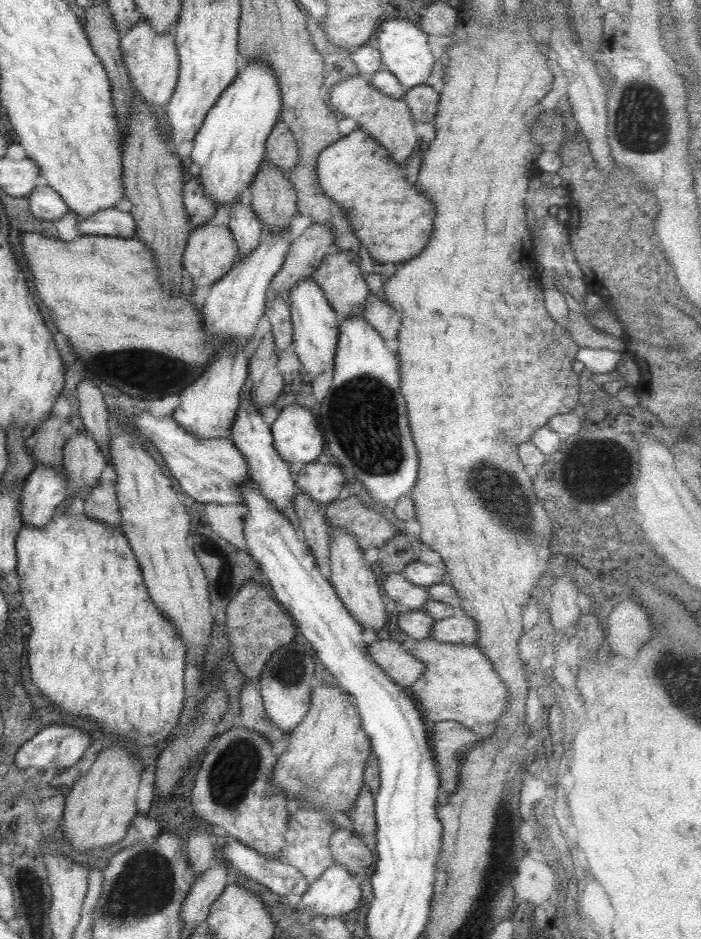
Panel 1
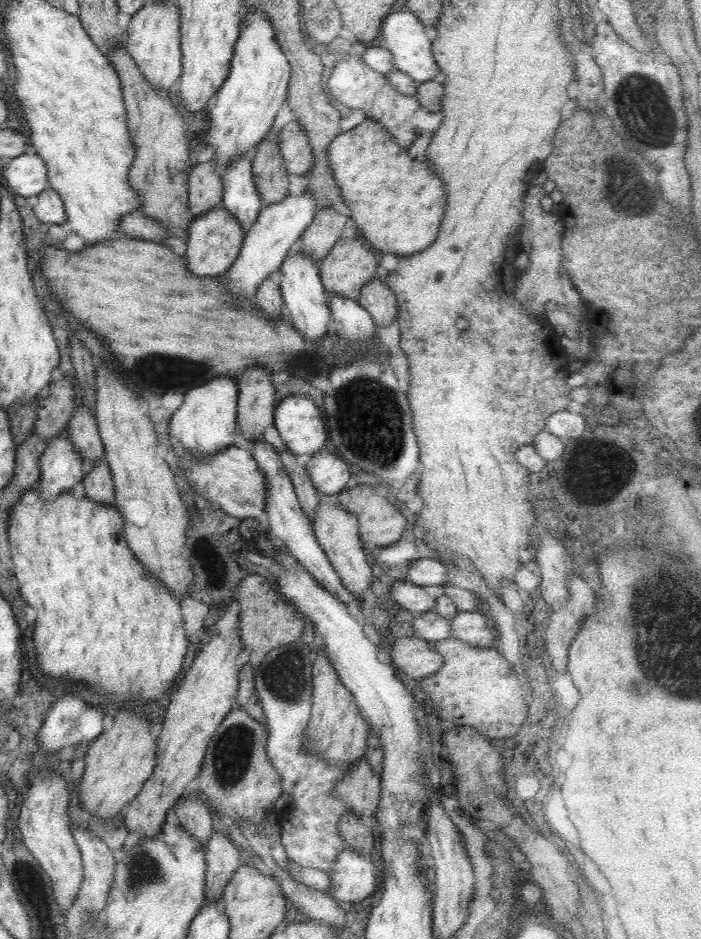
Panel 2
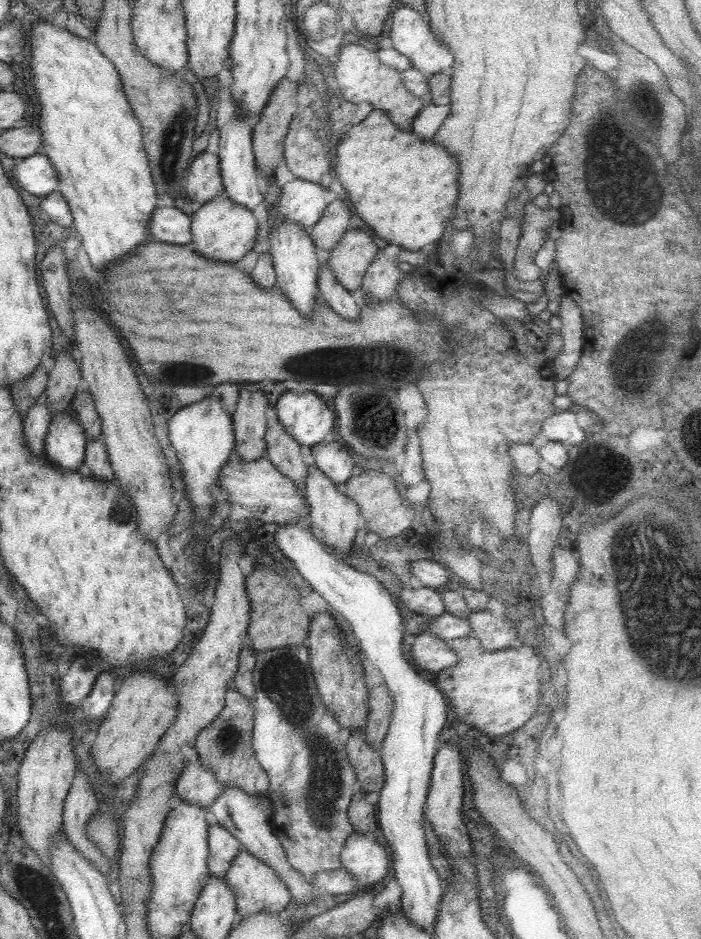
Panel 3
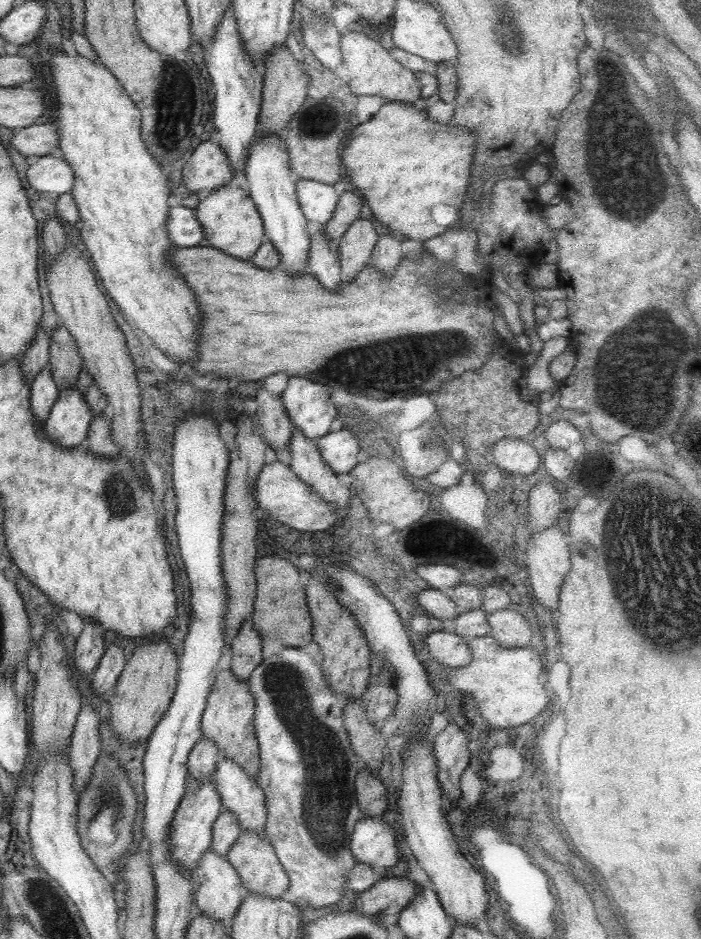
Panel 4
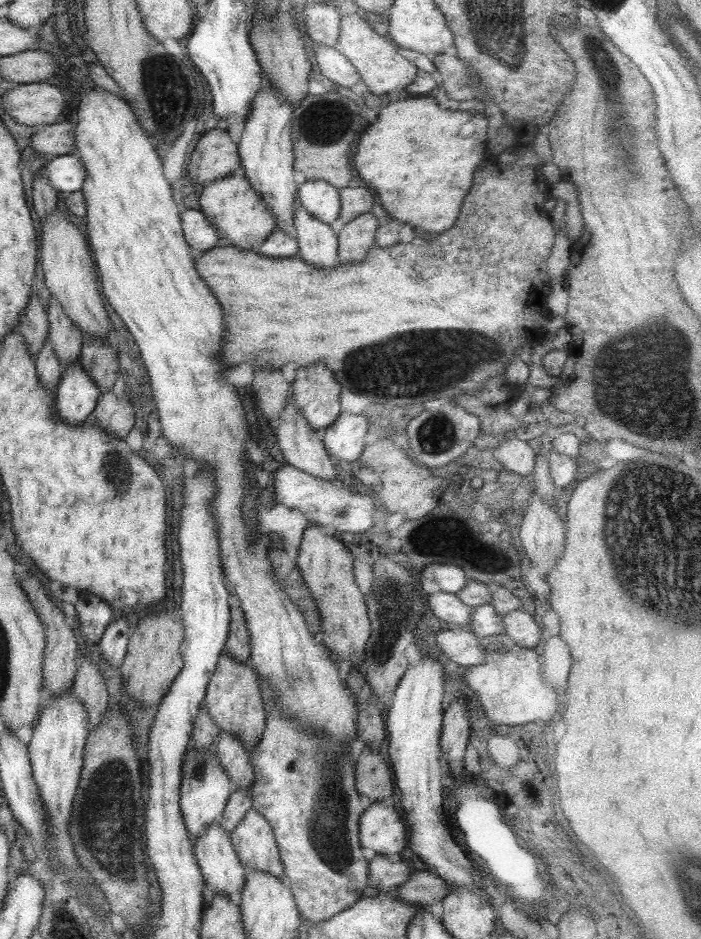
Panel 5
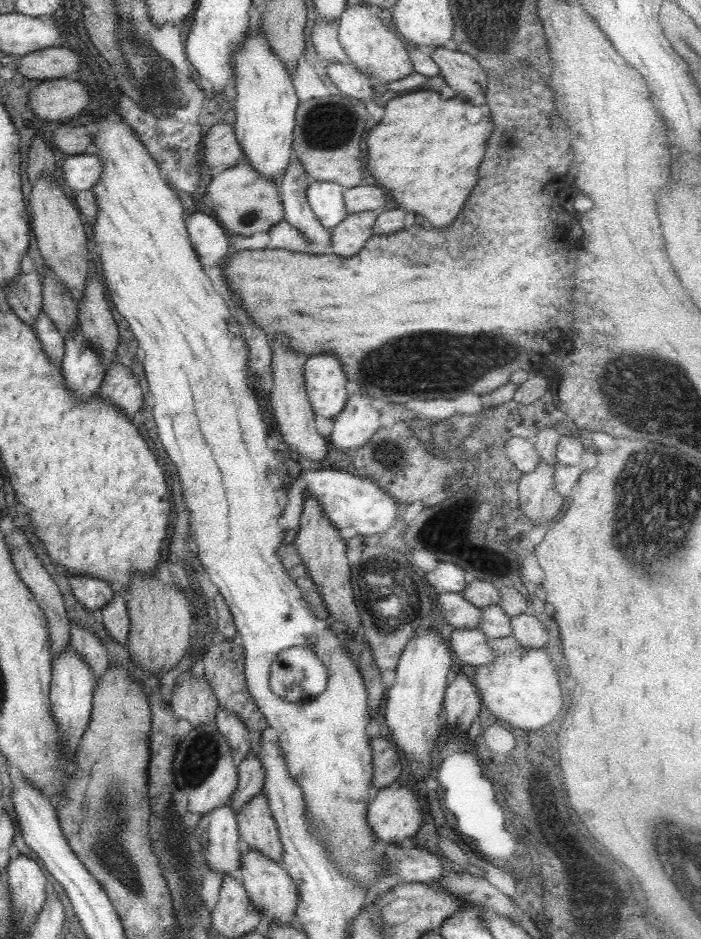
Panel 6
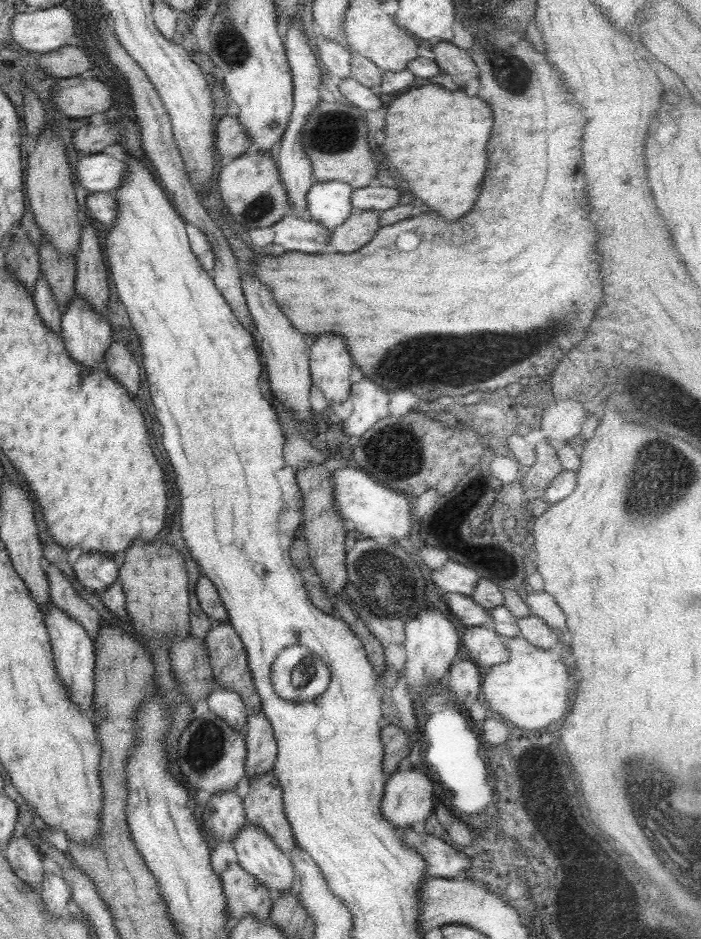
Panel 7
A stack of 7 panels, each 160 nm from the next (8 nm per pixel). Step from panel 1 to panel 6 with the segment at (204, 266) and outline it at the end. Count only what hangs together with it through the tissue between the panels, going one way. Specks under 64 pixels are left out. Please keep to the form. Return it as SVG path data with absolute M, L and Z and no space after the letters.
M244 161L217 172L205 188L205 196L211 202L209 212L227 234L251 236L268 231L281 222L282 206L275 181L265 180Z

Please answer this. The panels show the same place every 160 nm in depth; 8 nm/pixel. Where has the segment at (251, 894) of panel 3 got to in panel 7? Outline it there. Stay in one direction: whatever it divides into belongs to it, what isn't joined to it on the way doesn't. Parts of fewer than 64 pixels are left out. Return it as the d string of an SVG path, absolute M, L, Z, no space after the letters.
M270 771L263 776L249 778L247 786L247 793L241 798L243 814L246 817L245 821L260 828L273 841L273 844L277 845L281 852L288 854L294 848L295 841L291 827L283 812L282 790L279 788L273 773Z

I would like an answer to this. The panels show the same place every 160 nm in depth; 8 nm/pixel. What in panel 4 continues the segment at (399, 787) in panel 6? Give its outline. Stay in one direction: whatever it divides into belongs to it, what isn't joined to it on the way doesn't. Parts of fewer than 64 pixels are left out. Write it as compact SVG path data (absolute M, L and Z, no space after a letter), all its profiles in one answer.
M365 816L359 819L352 828L349 837L348 849L354 856L357 864L366 864L374 870L383 872L389 866L394 866L397 862L397 842L395 841L395 831L389 825L381 821L380 816Z

